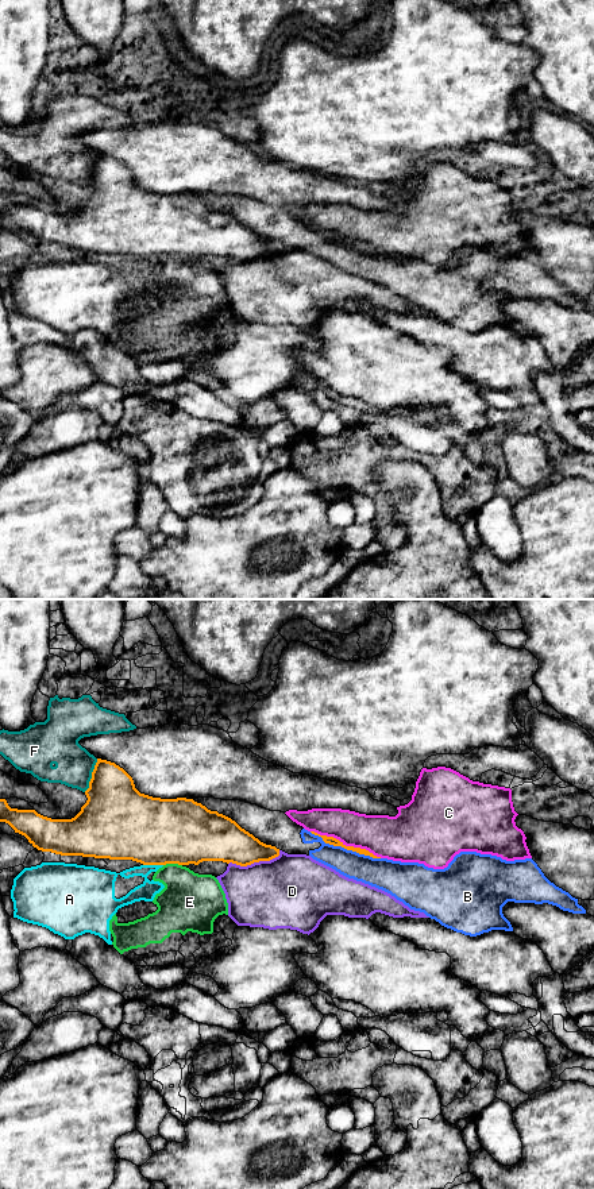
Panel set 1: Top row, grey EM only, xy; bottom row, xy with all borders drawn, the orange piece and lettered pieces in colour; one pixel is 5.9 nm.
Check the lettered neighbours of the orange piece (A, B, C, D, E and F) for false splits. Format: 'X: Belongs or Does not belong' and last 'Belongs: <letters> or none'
A: Does not belong
B: Does not belong
C: Does not belong
D: Does not belong
E: Does not belong
F: Does not belong
Belongs: none

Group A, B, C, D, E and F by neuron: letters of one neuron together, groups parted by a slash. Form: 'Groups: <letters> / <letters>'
Groups: A E / B / C / D / F

